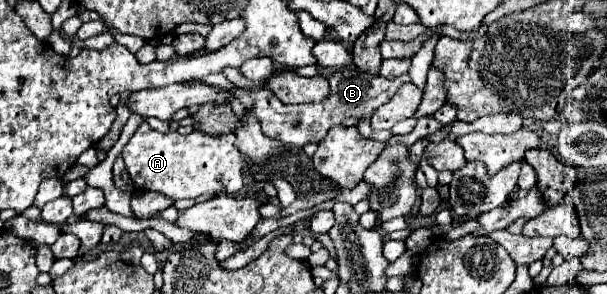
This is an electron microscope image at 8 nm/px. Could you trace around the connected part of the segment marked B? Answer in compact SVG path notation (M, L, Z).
M343 68L343 70L335 70L329 78L329 86L331 86L331 94L327 100L323 102L315 102L315 104L283 104L279 102L279 98L275 98L273 92L269 92L267 88L263 90L251 90L251 96L255 100L255 108L253 114L261 120L261 128L263 134L275 140L281 140L283 144L291 144L291 146L305 146L307 142L321 142L325 138L325 134L329 132L329 128L333 128L335 124L341 124L343 118L363 118L363 116L371 116L379 106L387 104L395 92L399 90L399 86L403 86L403 82L411 82L409 74L403 74L399 78L383 78L383 76L371 76L371 74L363 74L355 68Z

